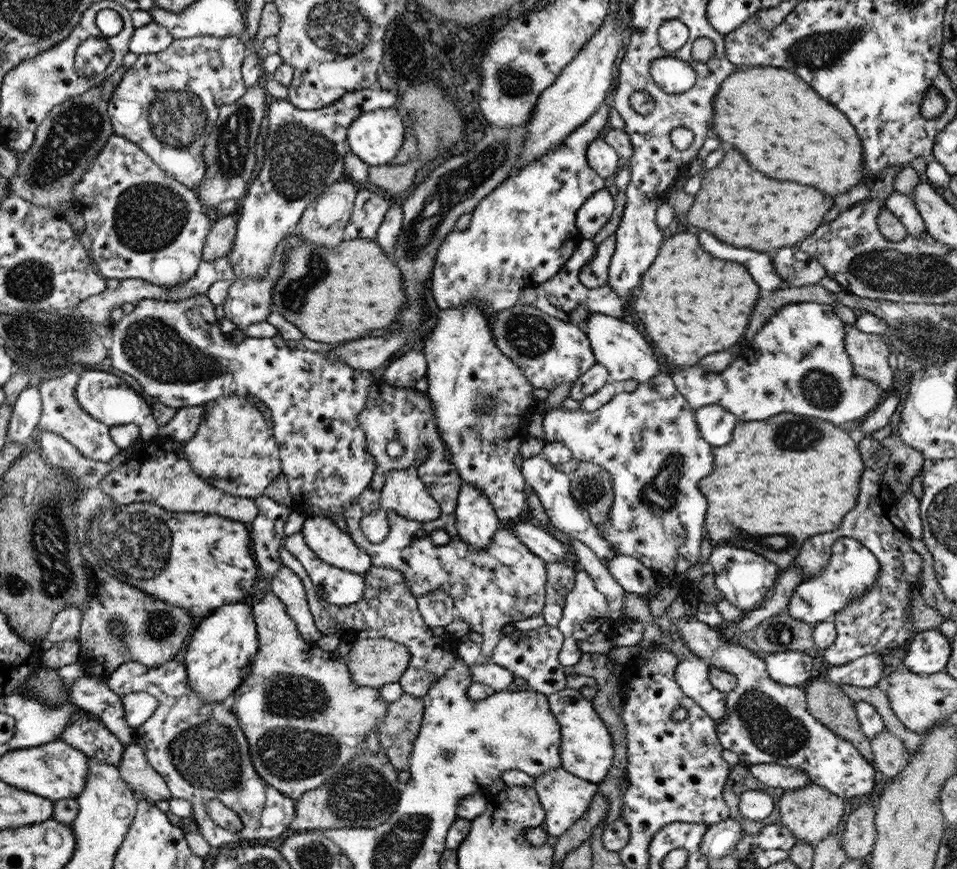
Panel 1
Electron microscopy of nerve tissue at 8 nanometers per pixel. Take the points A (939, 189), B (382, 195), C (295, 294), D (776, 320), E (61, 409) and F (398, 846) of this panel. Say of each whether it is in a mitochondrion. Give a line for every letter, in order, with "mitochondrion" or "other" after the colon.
A: other
B: other
C: mitochondrion
D: other
E: other
F: mitochondrion

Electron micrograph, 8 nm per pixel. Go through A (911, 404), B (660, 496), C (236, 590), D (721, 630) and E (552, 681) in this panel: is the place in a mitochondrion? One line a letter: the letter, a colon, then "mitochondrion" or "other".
A: other
B: mitochondrion
C: other
D: other
E: other

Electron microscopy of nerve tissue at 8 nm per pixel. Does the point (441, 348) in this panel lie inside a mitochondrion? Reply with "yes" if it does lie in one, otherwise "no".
no

